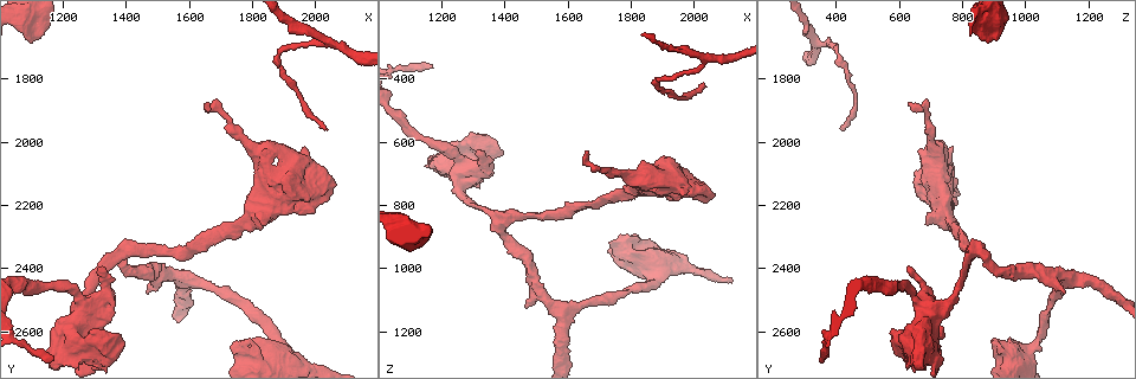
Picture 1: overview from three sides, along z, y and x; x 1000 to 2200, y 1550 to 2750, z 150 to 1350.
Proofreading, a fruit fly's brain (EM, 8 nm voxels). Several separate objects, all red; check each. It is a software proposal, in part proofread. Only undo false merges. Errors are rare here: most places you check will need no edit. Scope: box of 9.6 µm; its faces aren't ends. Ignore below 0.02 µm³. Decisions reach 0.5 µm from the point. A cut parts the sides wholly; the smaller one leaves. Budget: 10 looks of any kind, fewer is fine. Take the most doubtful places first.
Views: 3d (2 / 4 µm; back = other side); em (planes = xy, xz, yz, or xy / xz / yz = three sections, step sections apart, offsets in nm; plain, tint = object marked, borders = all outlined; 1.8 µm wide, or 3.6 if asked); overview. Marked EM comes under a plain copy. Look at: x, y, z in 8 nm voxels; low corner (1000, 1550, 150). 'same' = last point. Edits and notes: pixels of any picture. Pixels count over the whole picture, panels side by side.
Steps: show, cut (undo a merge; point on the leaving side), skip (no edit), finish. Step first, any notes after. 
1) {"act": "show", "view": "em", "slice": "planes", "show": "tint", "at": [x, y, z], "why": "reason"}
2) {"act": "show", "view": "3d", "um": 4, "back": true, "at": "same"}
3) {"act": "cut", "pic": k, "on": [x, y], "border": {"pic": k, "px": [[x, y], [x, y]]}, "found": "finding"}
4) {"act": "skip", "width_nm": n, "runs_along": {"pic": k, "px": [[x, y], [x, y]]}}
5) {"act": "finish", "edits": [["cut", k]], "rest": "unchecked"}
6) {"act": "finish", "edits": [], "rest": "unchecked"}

{"act": "show", "view": "em", "um": 3.6, "slice": "xy", "step": 8, "show": "tint", "at": [2030, 1690, 340], "why": "branch point"}

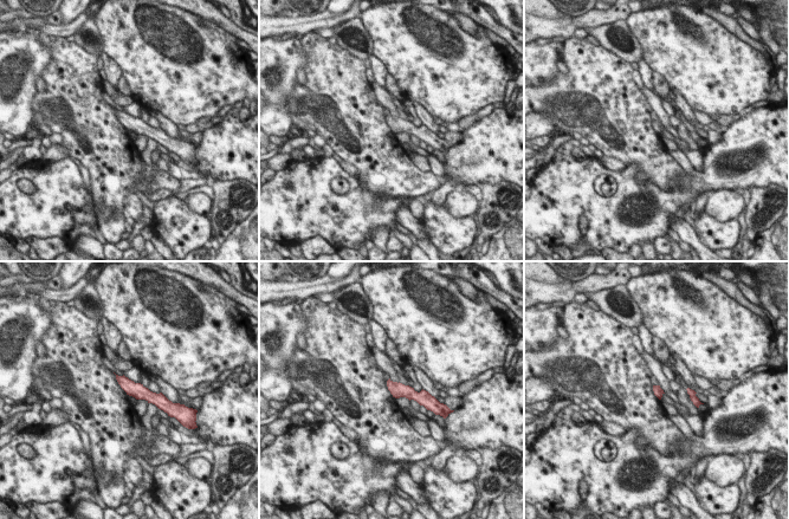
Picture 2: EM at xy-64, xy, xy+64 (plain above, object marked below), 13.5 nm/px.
{"act": "show", "view": "em", "um": 3.6, "slice": "planes", "show": "tint", "at": "same", "why": "another direction"}

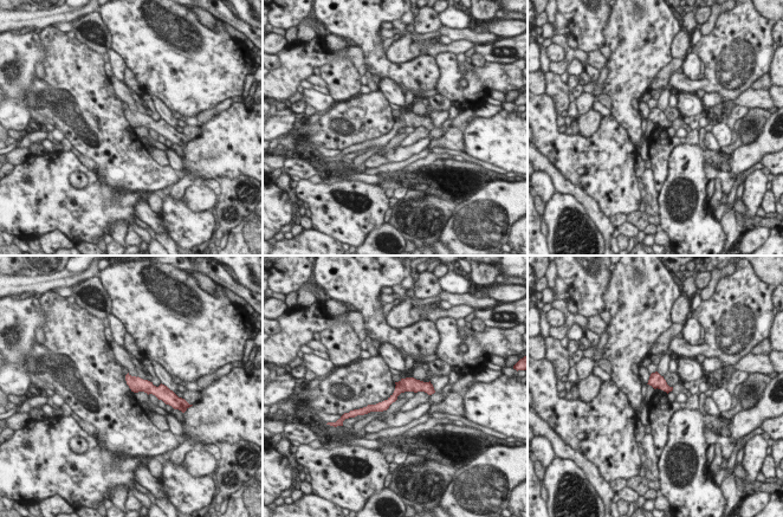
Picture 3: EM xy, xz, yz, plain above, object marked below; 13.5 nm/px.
{"act": "skip", "runs_along": {"pic": 3, "px": [[429, 387], [403, 386], [369, 408]]}, "found": "one neuron here"}

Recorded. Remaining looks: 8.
{"act": "show", "view": "3d", "um": 4, "at": [1300, 2540, 690], "why": "looks like a crossing"}

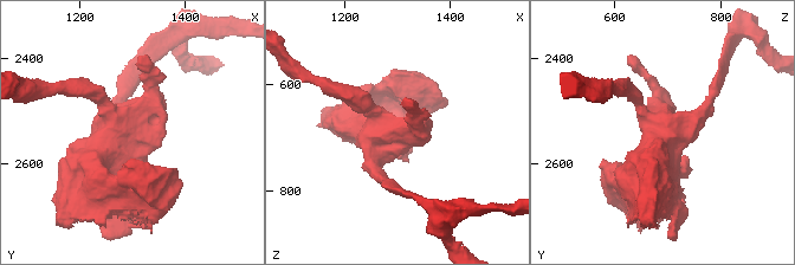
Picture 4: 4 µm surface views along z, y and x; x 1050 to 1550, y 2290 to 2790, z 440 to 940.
{"act": "show", "view": "em", "um": 3.6, "slice": "planes", "show": "tint", "at": [1300, 2530, 695]}

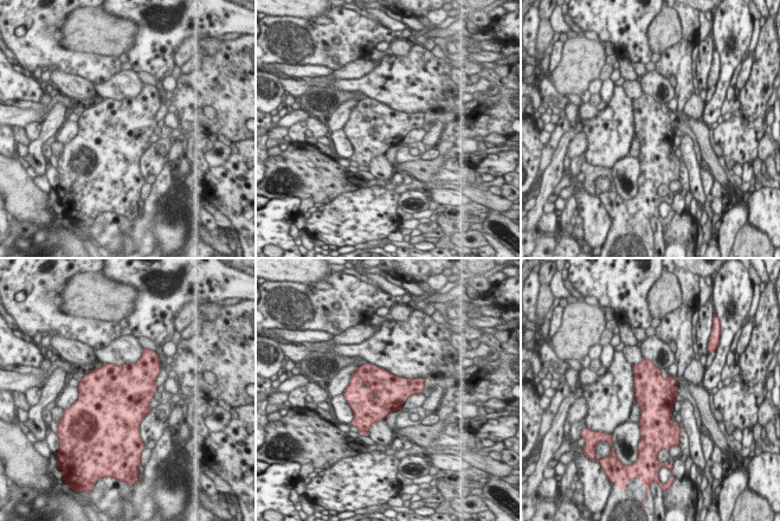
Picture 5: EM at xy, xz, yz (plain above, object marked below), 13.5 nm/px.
{"act": "skip", "width_nm": 550, "found": "all the same neuron"}

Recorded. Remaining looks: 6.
{"act": "show", "view": "em", "slice": "yz", "step": 4, "show": "tint", "at": [1890, 2680, 990], "why": "calibre changes"}

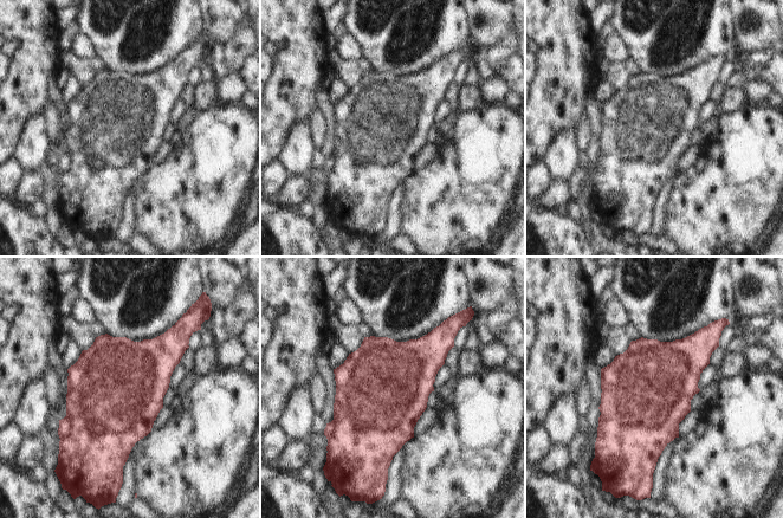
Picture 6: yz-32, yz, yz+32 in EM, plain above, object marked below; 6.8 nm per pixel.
{"act": "show", "view": "em", "slice": "planes", "show": "borders", "at": "same", "why": "cut it another way"}

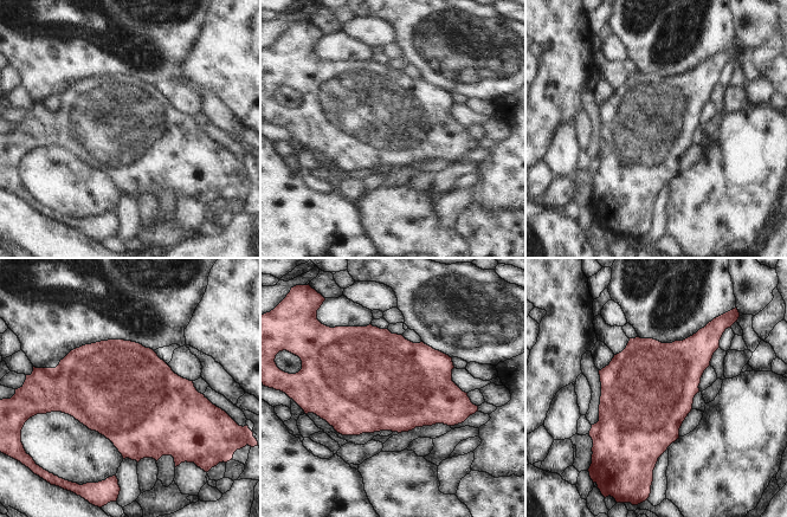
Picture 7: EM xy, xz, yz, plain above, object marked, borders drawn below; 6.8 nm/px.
{"act": "skip", "found": "all the same neuron"}

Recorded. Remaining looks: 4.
{"act": "show", "view": "em", "um": 3.6, "slice": "planes", "show": "tint", "at": [1380, 2350, 850], "why": "sharp bend"}

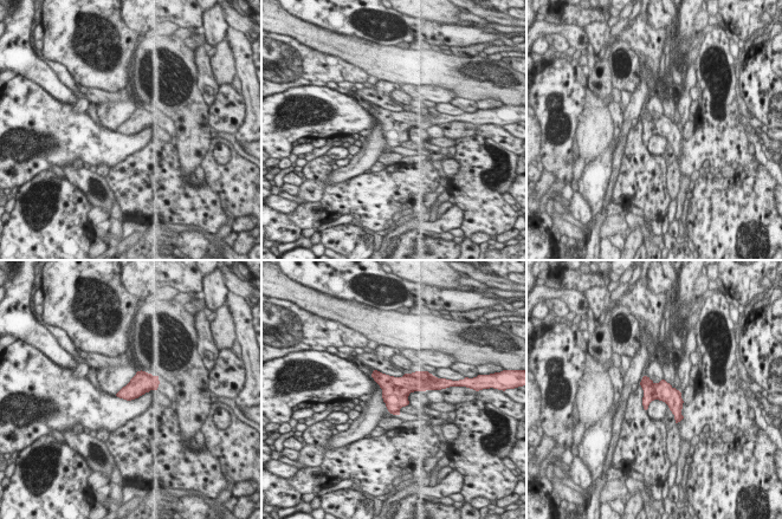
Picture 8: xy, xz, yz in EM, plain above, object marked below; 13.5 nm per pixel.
{"act": "skip", "runs_along": {"pic": 8, "px": [[645, 380], [676, 406], [678, 417]]}, "found": "one neuron here"}

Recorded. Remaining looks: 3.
{"act": "finish", "edits": [], "rest": "unchecked"}

